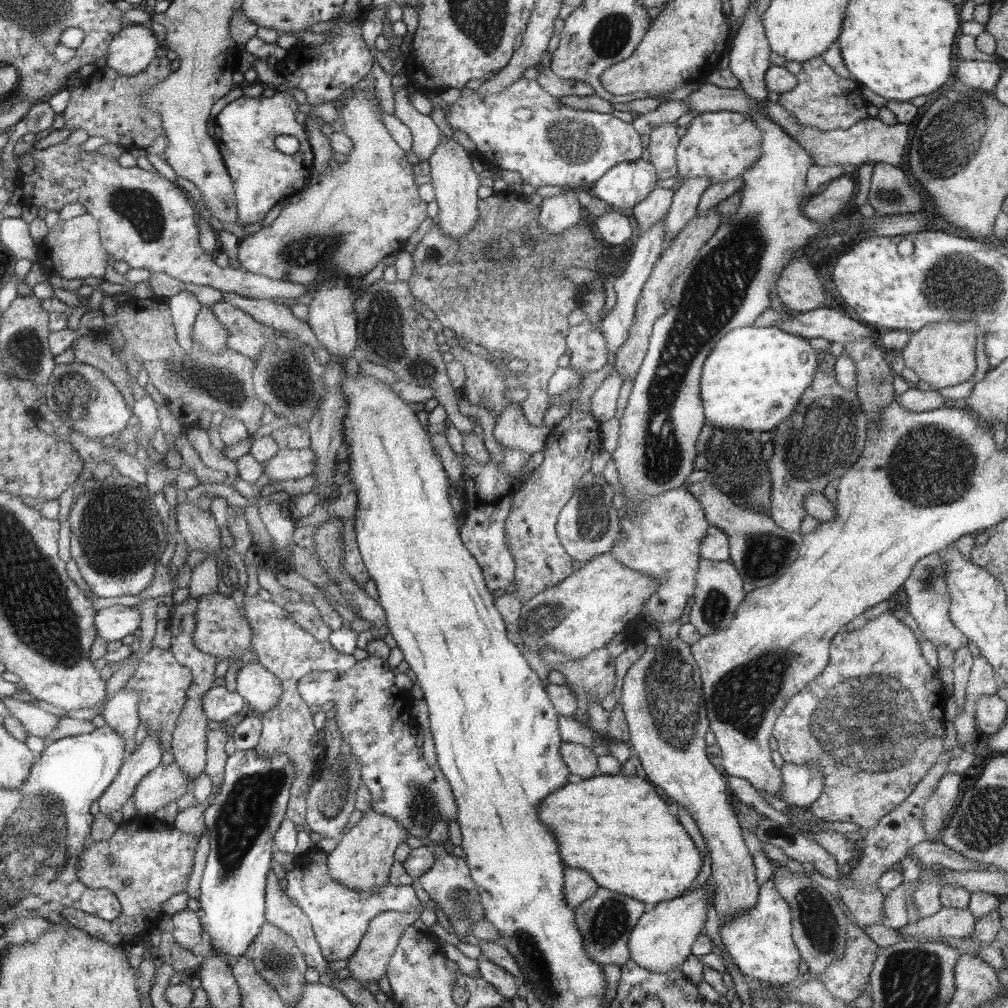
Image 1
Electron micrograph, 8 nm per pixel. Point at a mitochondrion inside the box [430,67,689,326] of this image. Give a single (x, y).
(573, 144)

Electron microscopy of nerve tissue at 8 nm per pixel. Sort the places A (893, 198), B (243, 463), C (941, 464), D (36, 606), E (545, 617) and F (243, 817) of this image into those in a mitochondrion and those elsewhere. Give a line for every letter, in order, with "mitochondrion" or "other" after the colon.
A: mitochondrion
B: other
C: mitochondrion
D: mitochondrion
E: mitochondrion
F: mitochondrion

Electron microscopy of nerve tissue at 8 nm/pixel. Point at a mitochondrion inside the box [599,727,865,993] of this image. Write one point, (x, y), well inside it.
(820, 925)

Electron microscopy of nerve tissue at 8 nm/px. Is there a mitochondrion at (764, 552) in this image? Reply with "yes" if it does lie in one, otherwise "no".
yes

